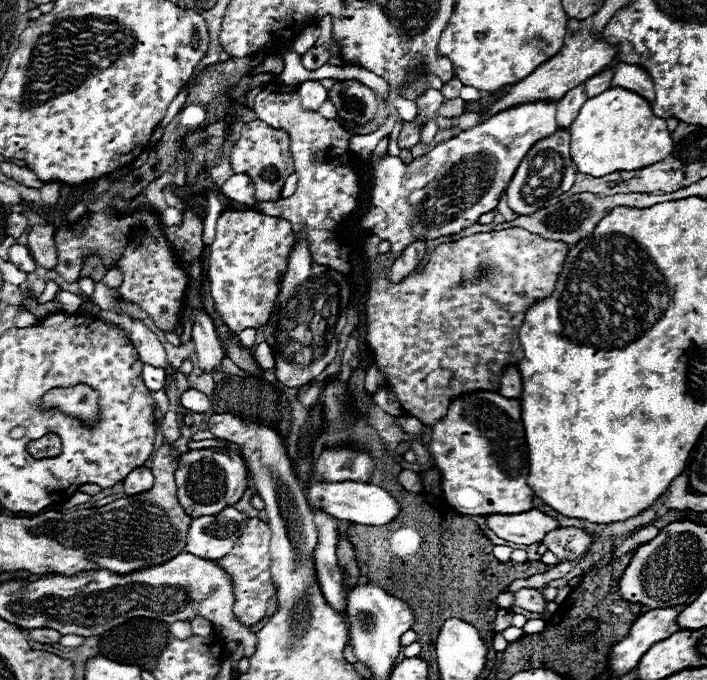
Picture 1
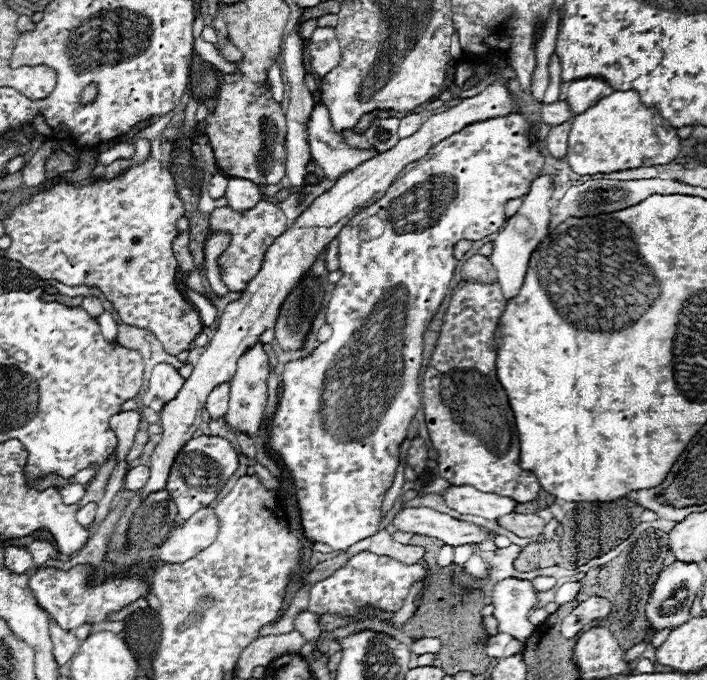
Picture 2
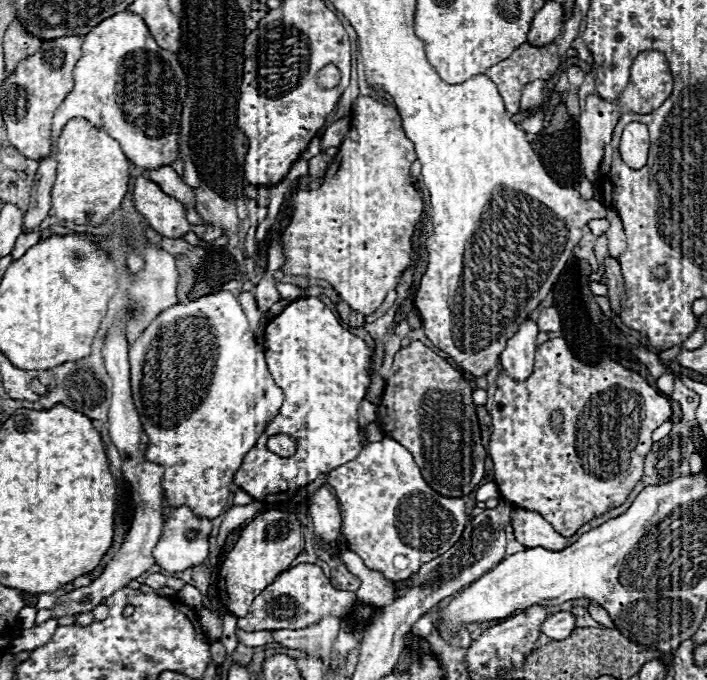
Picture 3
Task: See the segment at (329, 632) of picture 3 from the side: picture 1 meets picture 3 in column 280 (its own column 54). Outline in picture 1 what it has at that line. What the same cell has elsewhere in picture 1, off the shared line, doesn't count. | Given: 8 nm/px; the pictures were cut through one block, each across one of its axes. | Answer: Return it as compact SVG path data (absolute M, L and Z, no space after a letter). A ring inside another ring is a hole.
M36 628L36 630L30 630L28 636L36 642L42 642L42 644L58 644L62 634L58 630L52 630L52 628Z

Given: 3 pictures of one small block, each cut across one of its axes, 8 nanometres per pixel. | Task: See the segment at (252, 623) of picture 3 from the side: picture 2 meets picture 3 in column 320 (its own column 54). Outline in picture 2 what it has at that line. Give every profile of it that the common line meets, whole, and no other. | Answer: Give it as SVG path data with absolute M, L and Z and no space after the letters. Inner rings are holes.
M76 566L68 572L54 570L54 568L42 568L34 576L30 576L30 590L34 592L38 604L60 624L64 630L74 630L80 624L98 624L106 618L108 612L120 610L126 604L132 604L134 600L142 598L148 592L148 586L140 582L138 578L112 578L104 586L88 588L86 580L92 578L94 570L86 566Z

